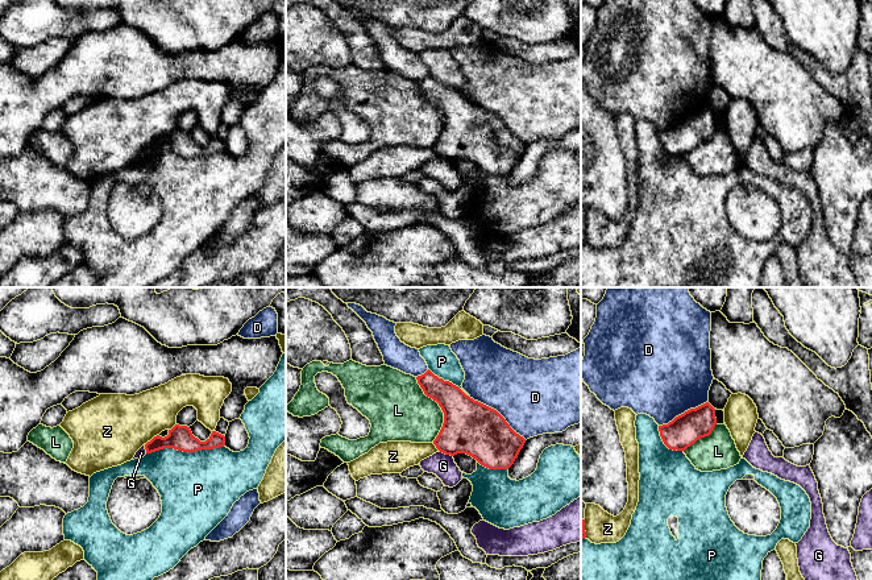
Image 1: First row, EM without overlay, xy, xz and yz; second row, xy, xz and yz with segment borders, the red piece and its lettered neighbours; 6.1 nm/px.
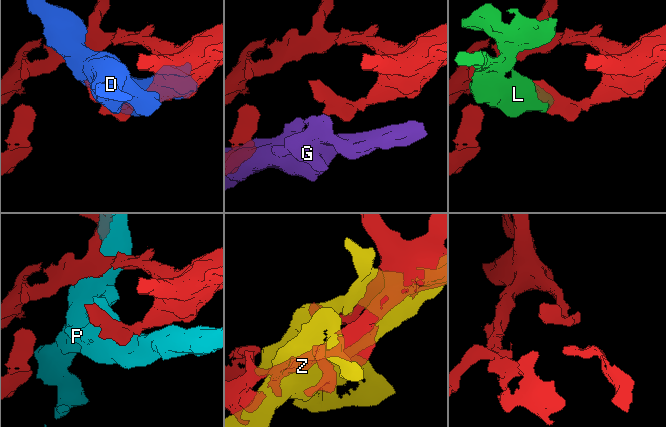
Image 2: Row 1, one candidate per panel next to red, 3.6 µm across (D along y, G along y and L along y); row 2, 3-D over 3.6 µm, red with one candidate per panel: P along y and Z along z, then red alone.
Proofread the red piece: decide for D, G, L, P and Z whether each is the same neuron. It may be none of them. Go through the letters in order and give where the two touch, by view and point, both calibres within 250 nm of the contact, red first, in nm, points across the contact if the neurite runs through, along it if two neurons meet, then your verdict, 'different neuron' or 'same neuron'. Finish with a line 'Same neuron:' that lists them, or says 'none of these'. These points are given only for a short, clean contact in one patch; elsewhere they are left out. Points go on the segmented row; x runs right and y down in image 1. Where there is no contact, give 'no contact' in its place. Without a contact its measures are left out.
D: meets red in xz at (498, 413); 320 nm thick on the red side, 460 nm on the other; different neuron
G: meets red in xz at (445, 454); 320 nm thick on the red side, 150 nm on the other; different neuron
L: meets red in xz at (441, 409); 320 nm thick on the red side, 360 nm on the other; different neuron
P: meets red in xy at (185, 451); 150 nm thick on the red side, 460 nm on the other; different neuron
Z: meets red in xy at (153, 438); 150 nm thick on the red side, 400 nm on the other; different neuron
Same neuron: none of these

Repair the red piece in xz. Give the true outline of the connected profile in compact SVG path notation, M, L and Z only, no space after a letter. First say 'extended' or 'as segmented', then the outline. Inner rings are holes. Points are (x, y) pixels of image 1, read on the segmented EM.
as segmented; M429 369L416 380L444 413L443 427L433 440L440 452L466 453L489 469L508 469L514 464L526 439L497 410L474 401Z

